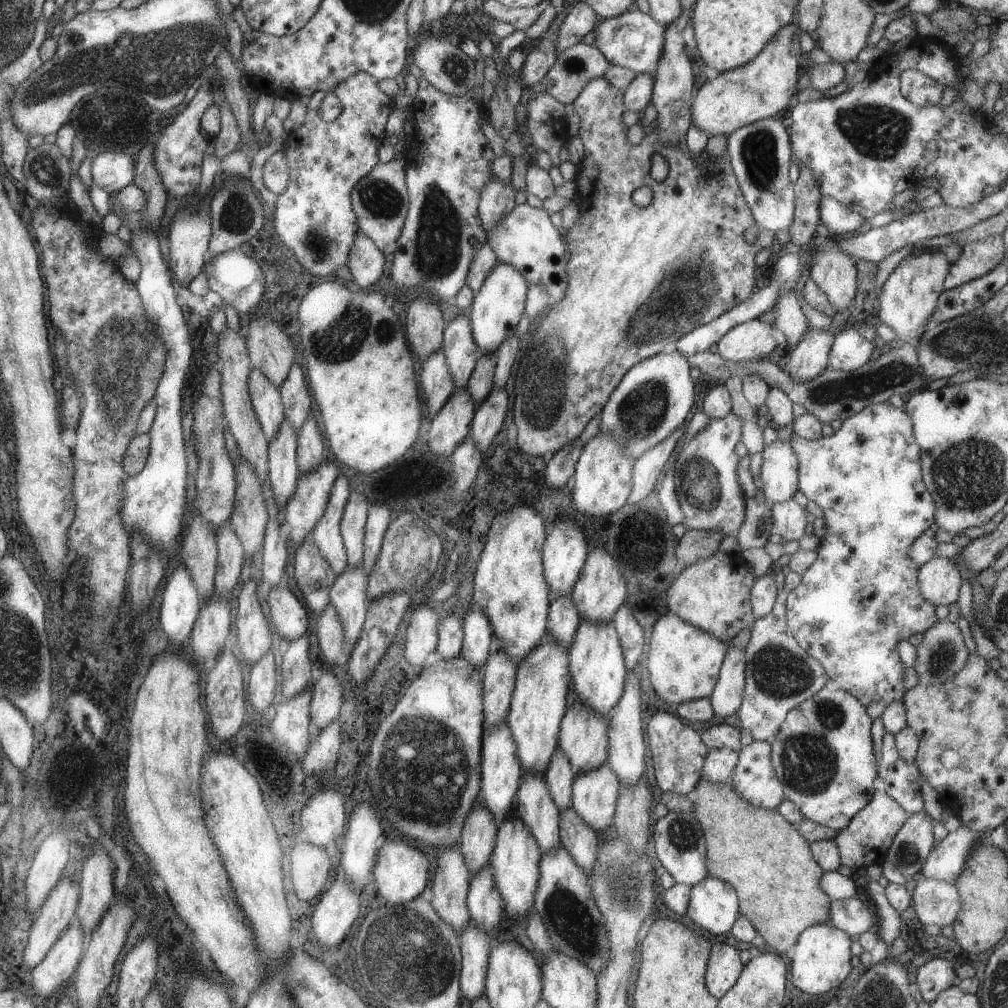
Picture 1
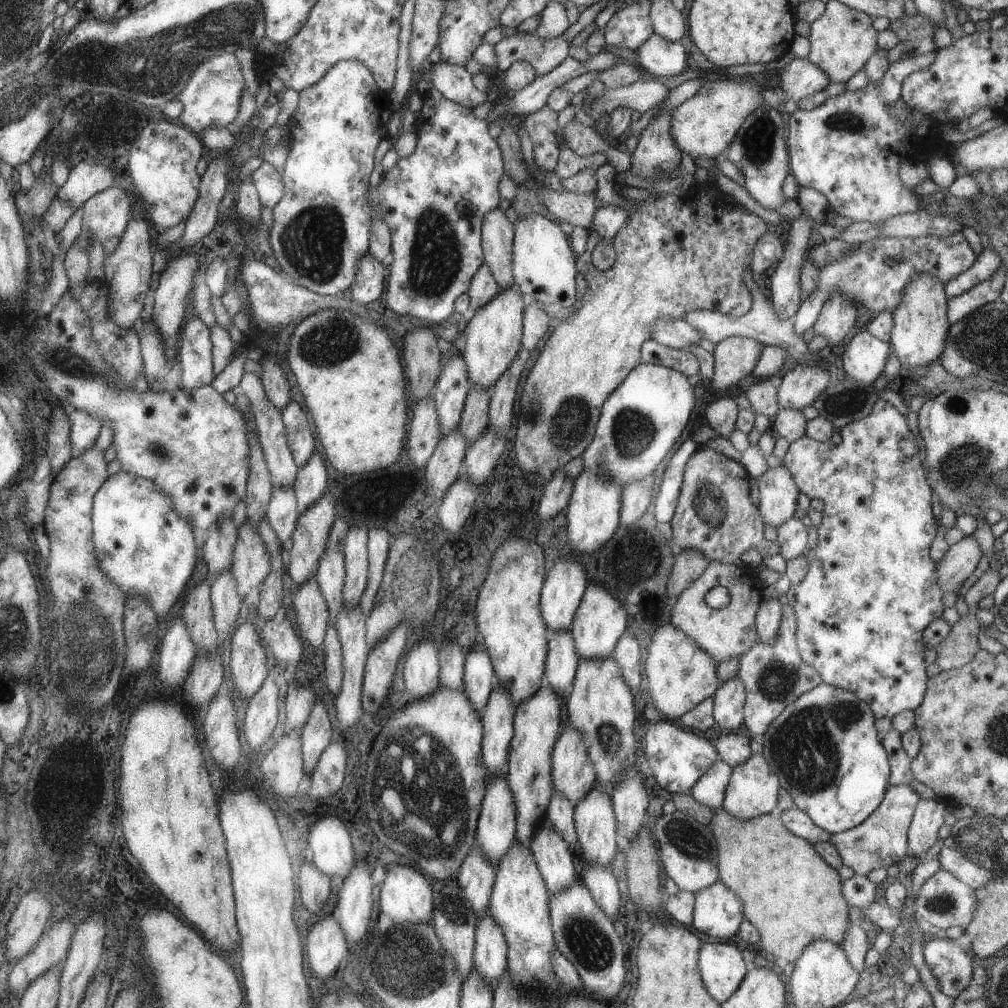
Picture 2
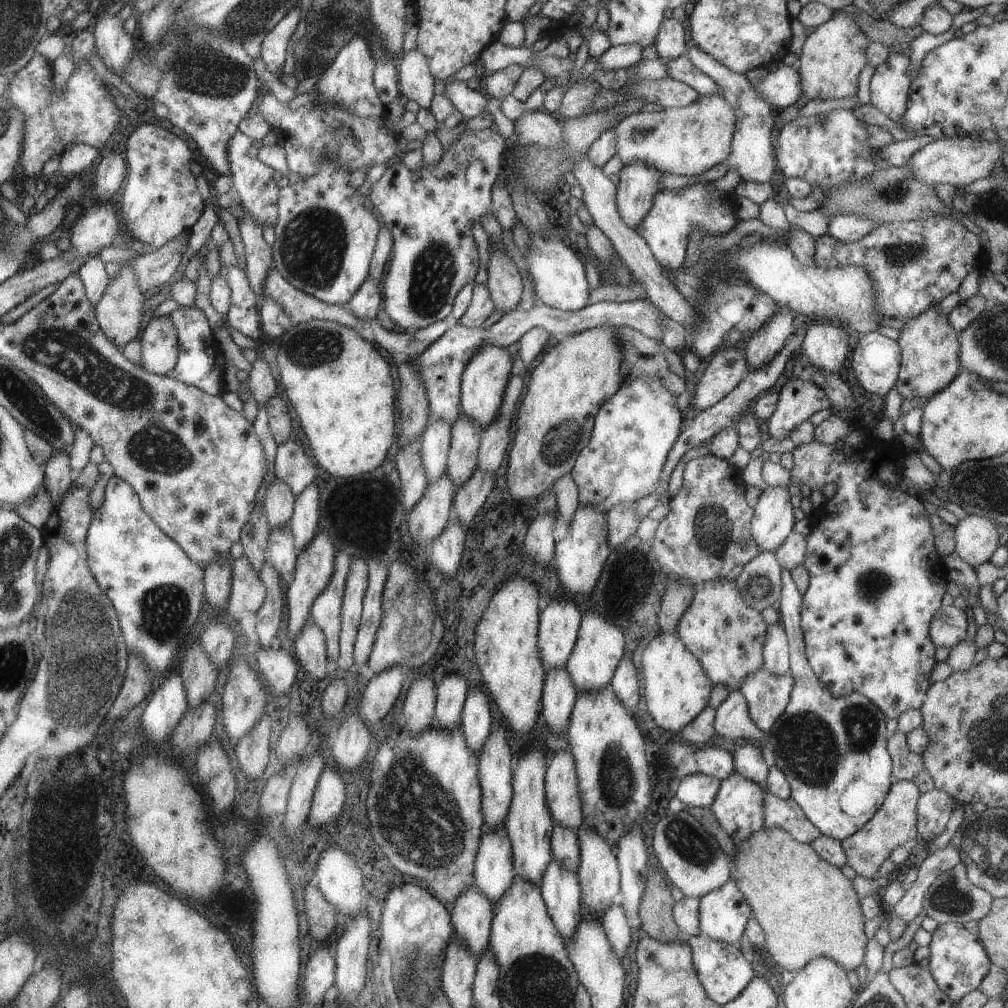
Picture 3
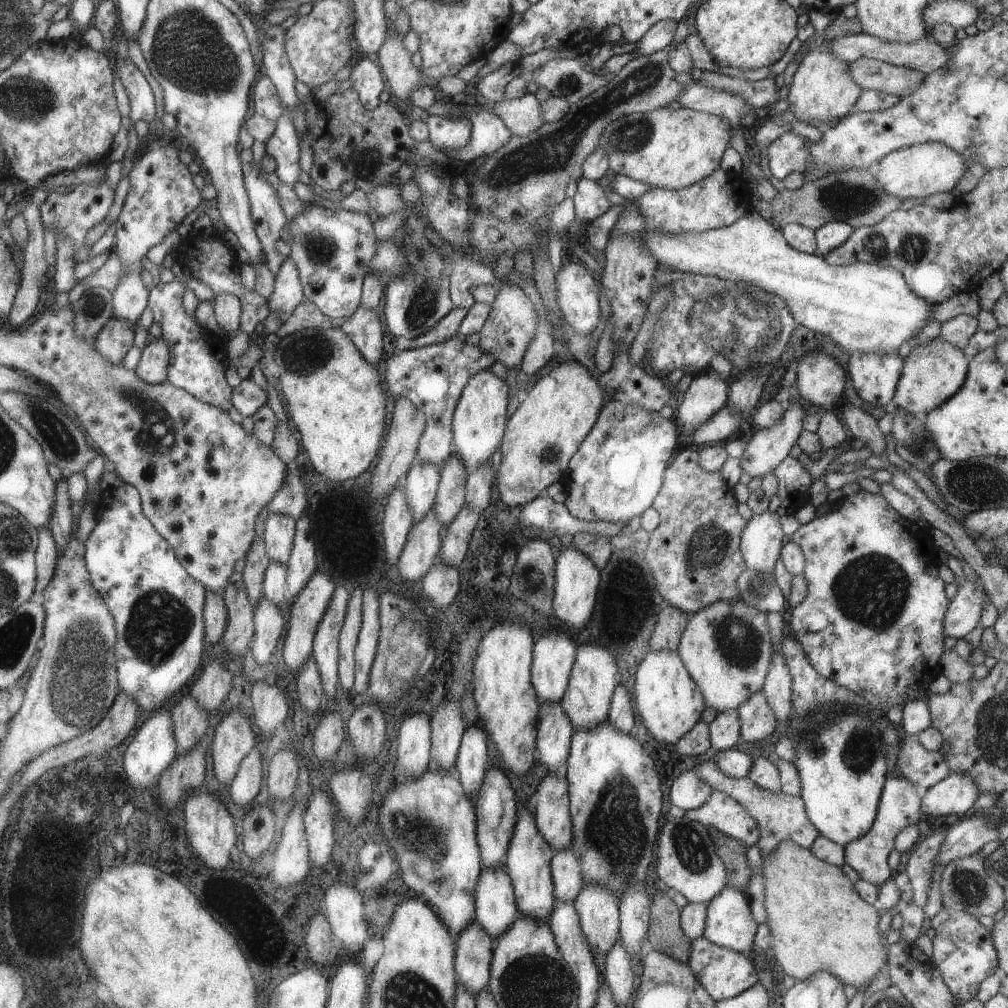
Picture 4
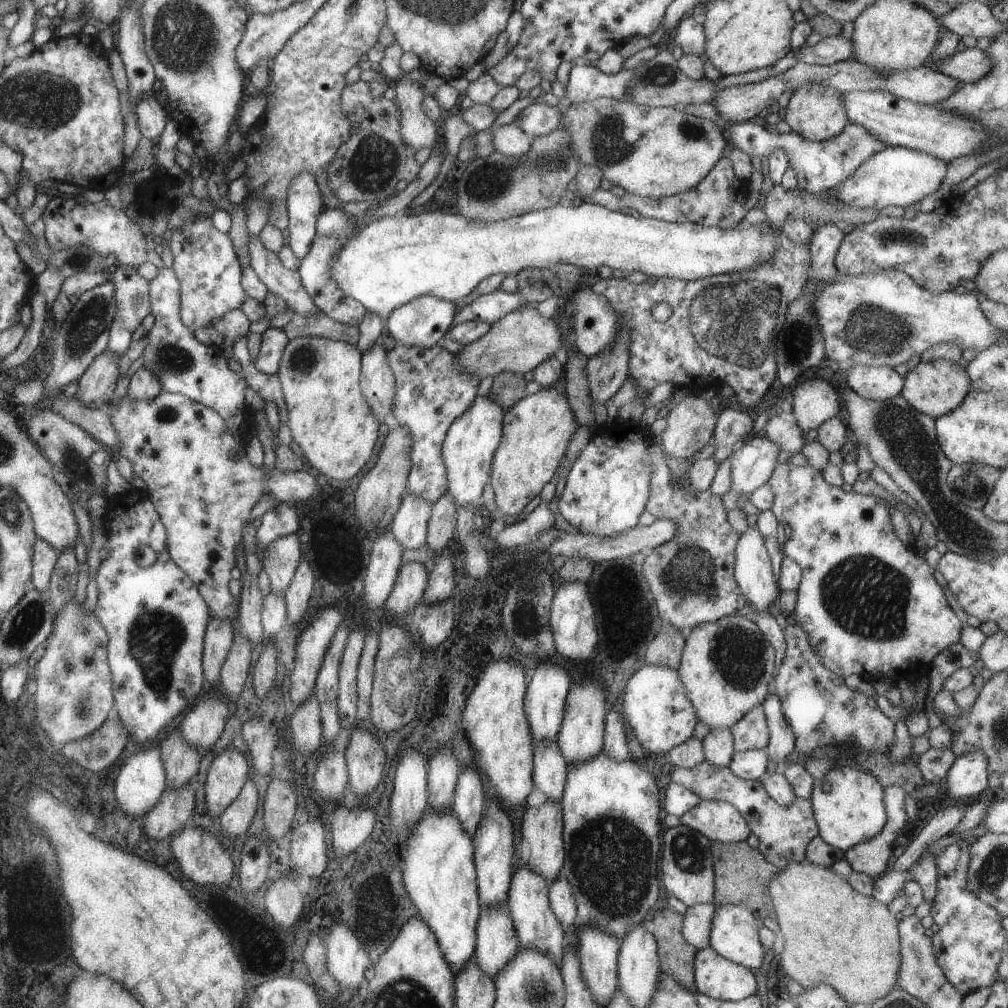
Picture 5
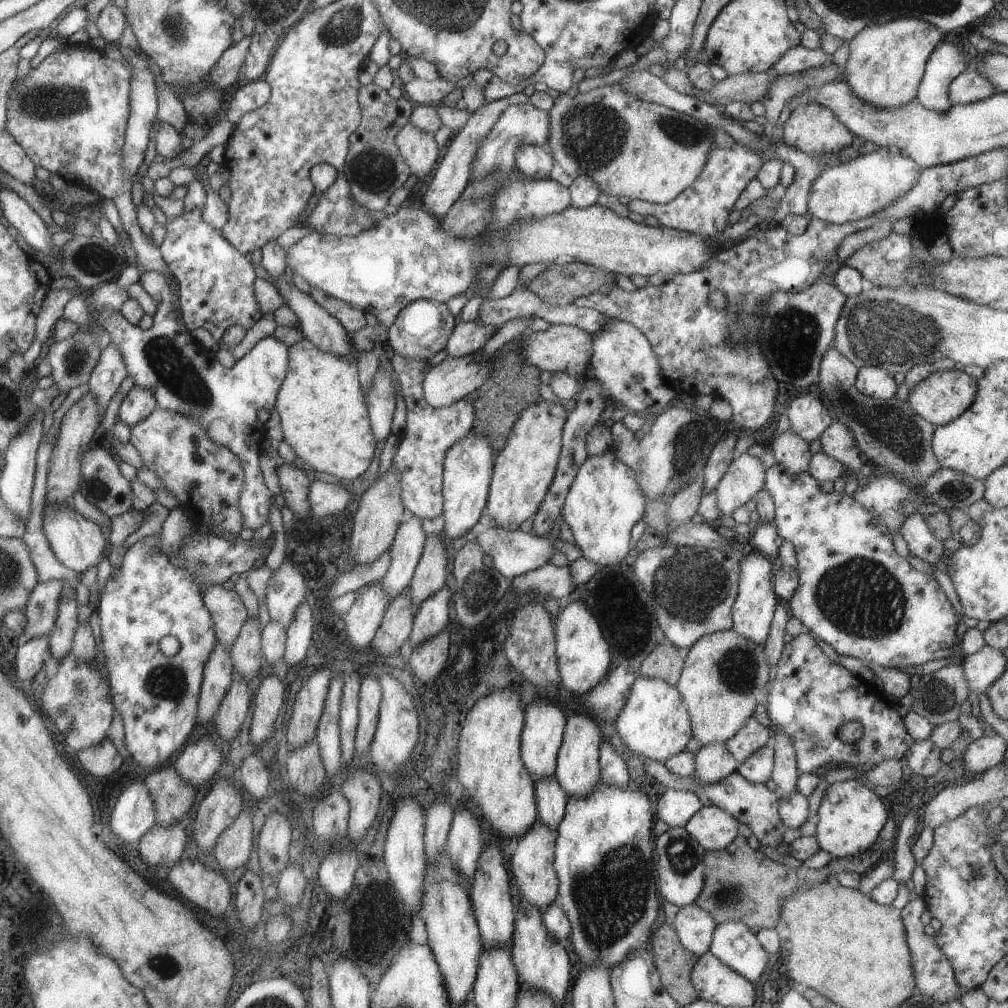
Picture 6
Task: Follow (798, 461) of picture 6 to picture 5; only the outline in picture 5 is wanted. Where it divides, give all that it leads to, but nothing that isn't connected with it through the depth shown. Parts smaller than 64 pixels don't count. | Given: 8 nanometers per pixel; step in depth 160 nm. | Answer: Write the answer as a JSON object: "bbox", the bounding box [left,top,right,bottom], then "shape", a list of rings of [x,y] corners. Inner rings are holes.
{"bbox":[765,414,806,454],"shape":[[[783,414],[772,416],[765,424],[765,434],[769,440],[777,443],[780,450],[795,454],[800,452],[806,438],[801,438],[802,432],[790,417]]]}

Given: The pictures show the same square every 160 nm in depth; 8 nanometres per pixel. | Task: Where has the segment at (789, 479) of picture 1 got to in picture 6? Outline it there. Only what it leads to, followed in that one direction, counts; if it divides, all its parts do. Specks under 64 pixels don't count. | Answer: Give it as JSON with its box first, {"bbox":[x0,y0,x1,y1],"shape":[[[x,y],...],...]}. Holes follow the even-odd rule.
{"bbox":[731,545,779,646],"shape":[[[748,545],[747,547],[748,553],[745,554],[745,560],[741,560],[741,564],[738,564],[740,571],[738,594],[731,606],[731,630],[735,634],[743,636],[745,640],[763,646],[768,638],[775,606],[778,604],[779,599],[774,594],[769,560],[761,552],[757,552],[757,550]]]}

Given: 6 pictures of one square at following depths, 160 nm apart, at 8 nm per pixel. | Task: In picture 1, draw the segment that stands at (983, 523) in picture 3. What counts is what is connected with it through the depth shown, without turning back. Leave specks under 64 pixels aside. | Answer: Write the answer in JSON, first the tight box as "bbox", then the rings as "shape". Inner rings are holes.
{"bbox":[918,557,963,607],"shape":[[[935,557],[919,566],[918,589],[921,596],[934,607],[949,605],[957,600],[957,590],[963,580],[950,558]]]}

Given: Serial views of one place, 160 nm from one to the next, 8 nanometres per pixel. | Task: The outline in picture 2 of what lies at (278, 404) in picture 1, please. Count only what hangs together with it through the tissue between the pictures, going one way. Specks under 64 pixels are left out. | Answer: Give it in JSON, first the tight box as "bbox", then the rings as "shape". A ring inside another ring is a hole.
{"bbox":[237,371,298,488],"shape":[[[245,371],[241,375],[237,389],[248,398],[249,408],[256,422],[256,433],[264,454],[269,482],[271,482],[272,488],[277,488],[277,486],[294,486],[298,468],[293,462],[292,454],[287,444],[281,411],[278,411],[278,408],[275,408],[275,405],[267,398],[262,382],[257,374]]]}

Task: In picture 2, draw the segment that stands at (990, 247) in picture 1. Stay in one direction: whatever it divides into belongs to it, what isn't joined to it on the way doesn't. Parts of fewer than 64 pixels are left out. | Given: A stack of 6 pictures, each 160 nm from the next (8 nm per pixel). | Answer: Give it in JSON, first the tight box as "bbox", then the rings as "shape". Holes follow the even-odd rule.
{"bbox":[944,247,1000,298],"shape":[[[984,247],[976,254],[973,264],[967,270],[960,272],[944,284],[946,297],[953,298],[969,287],[975,286],[978,282],[988,279],[995,272],[999,263],[1000,259],[997,253],[993,249]]]}

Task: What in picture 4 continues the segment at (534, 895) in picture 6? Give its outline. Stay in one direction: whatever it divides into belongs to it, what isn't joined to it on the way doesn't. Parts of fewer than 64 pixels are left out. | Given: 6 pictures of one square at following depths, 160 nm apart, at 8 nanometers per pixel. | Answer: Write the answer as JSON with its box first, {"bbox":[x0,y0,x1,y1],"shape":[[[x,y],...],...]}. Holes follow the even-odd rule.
{"bbox":[530,773,572,850],"shape":[[[545,773],[530,804],[536,827],[552,850],[569,847],[572,843],[572,820],[565,776]]]}

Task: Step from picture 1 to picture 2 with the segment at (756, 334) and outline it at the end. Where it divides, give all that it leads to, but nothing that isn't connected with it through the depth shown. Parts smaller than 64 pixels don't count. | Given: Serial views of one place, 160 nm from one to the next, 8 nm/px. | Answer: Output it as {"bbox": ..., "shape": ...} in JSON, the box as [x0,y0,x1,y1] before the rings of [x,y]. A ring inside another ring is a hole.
{"bbox":[709,337,764,392],"shape":[[[727,337],[720,340],[712,351],[714,375],[710,380],[712,386],[709,392],[712,390],[725,390],[725,388],[737,383],[741,378],[749,376],[755,364],[758,363],[764,346],[751,337]]]}

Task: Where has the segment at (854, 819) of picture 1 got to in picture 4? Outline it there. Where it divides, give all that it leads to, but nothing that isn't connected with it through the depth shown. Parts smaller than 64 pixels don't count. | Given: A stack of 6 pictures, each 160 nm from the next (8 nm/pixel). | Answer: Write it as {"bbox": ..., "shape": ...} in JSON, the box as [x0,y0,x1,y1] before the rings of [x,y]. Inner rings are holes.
{"bbox":[844,777,921,888],"shape":[[[905,777],[887,779],[881,789],[877,812],[871,828],[861,838],[852,840],[844,846],[844,863],[857,872],[859,879],[879,888],[895,874],[887,867],[887,856],[894,849],[893,839],[905,826],[917,825],[921,815],[920,799],[913,783]]]}

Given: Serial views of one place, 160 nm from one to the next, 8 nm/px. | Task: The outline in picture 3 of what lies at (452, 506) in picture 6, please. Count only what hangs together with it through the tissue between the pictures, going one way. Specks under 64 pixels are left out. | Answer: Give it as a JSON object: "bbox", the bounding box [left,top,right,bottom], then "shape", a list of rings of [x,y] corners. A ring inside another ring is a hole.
{"bbox":[459,344,512,430],"shape":[[[483,344],[481,348],[477,348],[471,354],[460,379],[459,408],[461,408],[460,414],[465,414],[465,418],[469,418],[473,422],[473,426],[483,430],[497,418],[501,402],[503,402],[505,388],[507,388],[507,382],[511,376],[512,362],[511,354],[503,346]]]}

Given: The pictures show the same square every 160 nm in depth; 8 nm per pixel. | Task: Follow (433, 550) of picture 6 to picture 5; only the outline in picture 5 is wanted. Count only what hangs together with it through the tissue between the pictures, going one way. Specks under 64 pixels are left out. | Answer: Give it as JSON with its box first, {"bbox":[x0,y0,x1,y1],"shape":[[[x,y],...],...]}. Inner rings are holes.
{"bbox":[425,490,457,558],"shape":[[[447,490],[431,504],[425,543],[436,552],[436,558],[448,552],[445,546],[454,535],[457,507]]]}

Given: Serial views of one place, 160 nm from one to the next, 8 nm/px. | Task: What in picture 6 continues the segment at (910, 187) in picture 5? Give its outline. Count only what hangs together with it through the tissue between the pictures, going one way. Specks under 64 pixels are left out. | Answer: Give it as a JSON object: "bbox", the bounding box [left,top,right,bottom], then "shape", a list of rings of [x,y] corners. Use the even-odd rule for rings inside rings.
{"bbox":[807,147,919,225],"shape":[[[879,147],[847,163],[827,166],[811,184],[807,211],[812,218],[828,224],[841,225],[866,218],[905,194],[917,182],[919,170],[911,158],[889,147]]]}

